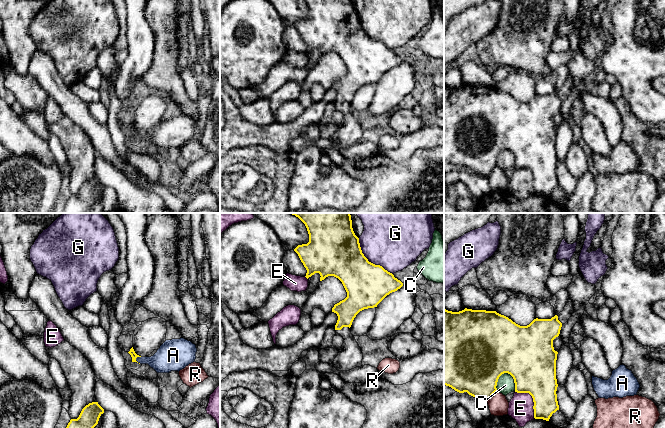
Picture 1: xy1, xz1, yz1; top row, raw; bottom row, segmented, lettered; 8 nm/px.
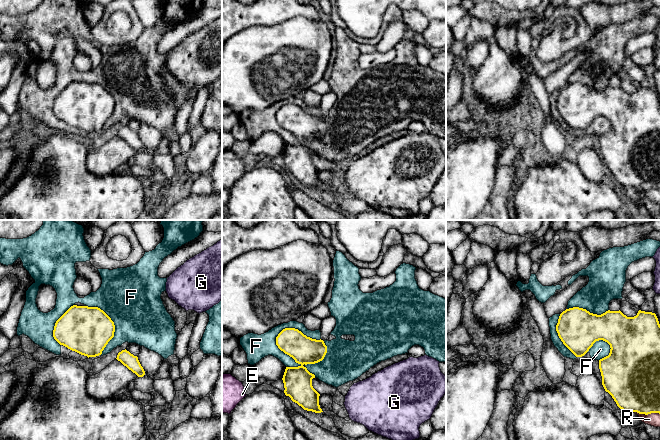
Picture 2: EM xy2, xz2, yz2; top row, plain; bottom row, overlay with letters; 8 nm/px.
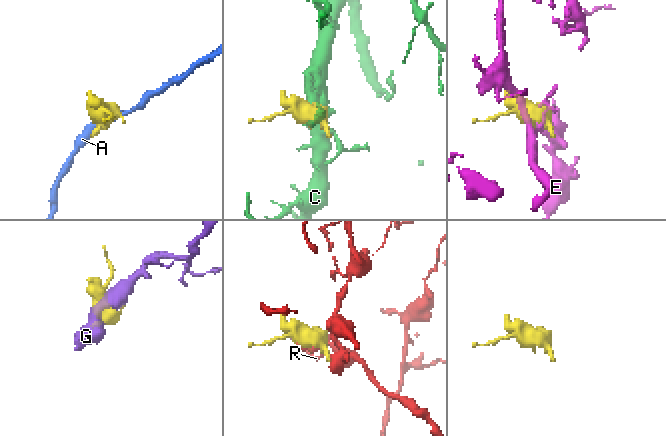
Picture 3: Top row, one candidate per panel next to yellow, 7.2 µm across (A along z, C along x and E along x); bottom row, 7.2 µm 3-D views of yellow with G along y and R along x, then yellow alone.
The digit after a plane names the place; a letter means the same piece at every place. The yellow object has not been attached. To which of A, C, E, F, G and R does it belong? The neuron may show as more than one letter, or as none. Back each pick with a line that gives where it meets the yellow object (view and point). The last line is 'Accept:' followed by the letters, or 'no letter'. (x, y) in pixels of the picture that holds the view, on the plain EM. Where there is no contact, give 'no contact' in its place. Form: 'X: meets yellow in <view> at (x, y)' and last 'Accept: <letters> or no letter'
Accept: no letter

